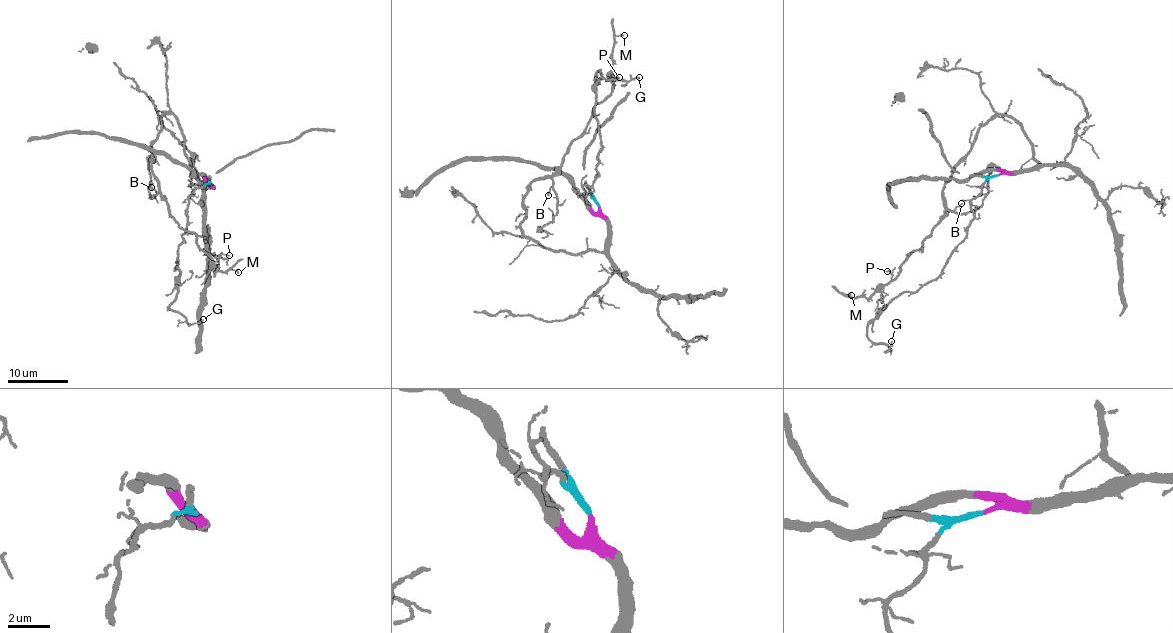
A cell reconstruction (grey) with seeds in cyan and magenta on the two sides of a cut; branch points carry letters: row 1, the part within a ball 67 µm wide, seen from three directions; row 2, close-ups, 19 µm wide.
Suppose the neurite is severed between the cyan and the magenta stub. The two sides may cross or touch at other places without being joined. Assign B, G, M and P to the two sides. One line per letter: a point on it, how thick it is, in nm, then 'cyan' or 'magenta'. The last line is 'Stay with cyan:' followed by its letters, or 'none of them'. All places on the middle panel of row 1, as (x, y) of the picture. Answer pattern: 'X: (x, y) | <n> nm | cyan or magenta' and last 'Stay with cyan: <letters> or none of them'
B: (548, 195) | 120 nm | magenta
G: (639, 77) | 110 nm | cyan
M: (624, 35) | 160 nm | magenta
P: (619, 77) | 100 nm | magenta
Stay with cyan: G

